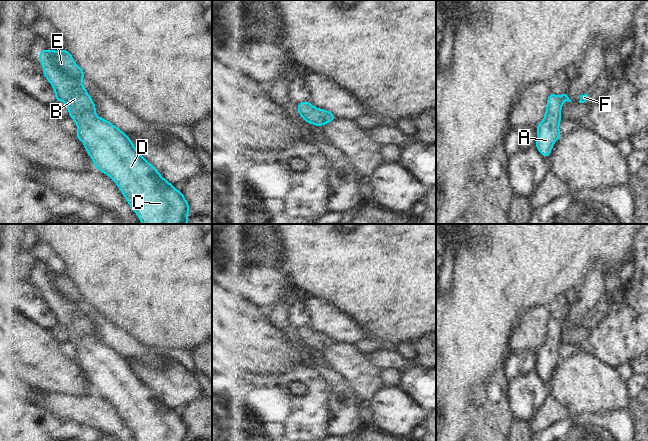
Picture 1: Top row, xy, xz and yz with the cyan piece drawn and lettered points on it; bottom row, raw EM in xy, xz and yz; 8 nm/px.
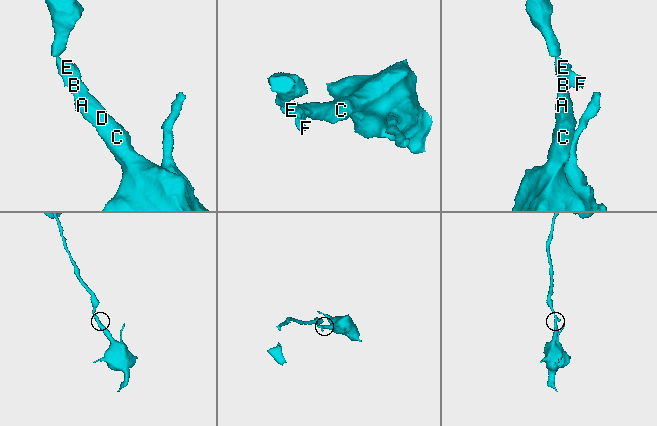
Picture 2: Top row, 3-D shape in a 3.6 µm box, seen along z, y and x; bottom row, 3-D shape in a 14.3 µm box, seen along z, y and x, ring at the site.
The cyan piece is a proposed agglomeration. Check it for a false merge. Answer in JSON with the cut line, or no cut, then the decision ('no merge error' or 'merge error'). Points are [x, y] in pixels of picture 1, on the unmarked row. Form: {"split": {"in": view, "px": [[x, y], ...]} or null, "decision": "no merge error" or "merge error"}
{"split": null, "decision": "no merge error"}

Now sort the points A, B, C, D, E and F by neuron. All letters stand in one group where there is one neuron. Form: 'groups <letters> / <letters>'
groups A B C D E F

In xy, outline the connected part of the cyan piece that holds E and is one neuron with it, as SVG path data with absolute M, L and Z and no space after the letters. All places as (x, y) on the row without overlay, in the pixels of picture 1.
M43 273L40 275L39 284L43 290L43 299L54 312L55 325L65 326L69 341L76 346L76 363L83 366L95 392L110 400L118 409L138 441L188 441L189 428L183 417L165 404L157 393L143 382L128 359L107 344L96 340L94 325L80 305L86 299L74 286L71 277L68 274L57 276Z

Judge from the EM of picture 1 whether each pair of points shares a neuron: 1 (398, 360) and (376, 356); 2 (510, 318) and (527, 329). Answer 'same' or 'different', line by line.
1: same
2: different

